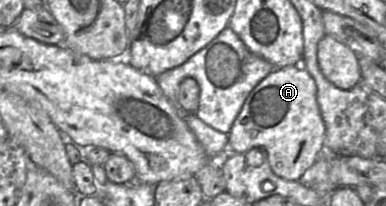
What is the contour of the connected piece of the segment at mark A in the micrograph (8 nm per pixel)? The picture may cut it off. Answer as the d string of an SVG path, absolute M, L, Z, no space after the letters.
M301 64L275 68L250 92L232 124L228 138L231 152L244 153L253 148L262 148L277 176L289 181L299 181L306 170L327 152L325 124L317 103L317 86L313 77Z

